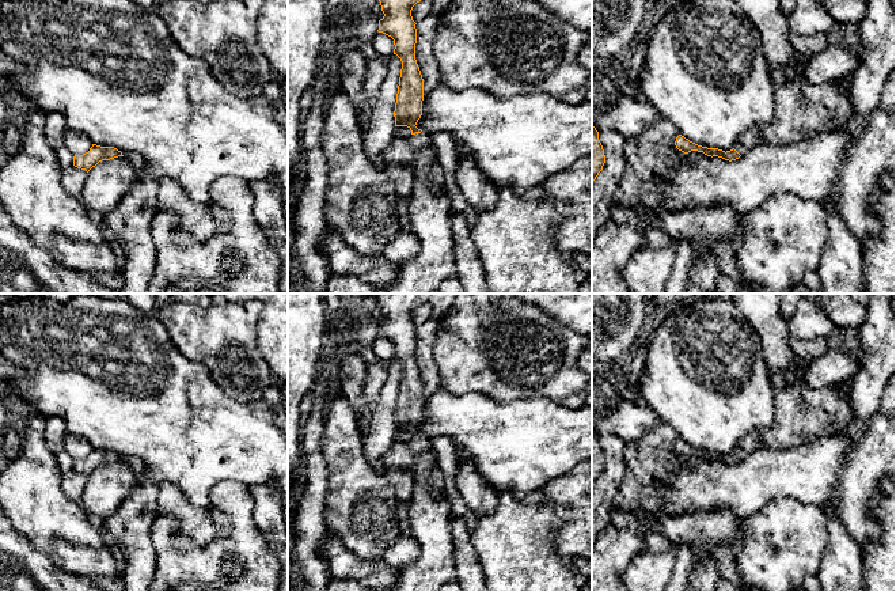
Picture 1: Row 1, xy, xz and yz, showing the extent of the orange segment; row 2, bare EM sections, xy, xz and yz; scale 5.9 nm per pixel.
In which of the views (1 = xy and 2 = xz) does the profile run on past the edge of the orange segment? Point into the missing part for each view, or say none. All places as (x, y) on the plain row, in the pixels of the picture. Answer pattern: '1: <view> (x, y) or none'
1: none
2: xz (402, 455)

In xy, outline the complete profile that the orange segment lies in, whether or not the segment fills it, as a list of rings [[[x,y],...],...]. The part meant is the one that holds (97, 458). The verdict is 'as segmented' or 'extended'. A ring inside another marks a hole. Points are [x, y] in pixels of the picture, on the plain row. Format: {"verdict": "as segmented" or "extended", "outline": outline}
{"verdict": "as segmented", "outline": [[[92,448],[88,456],[73,461],[73,470],[87,477],[102,465],[110,465],[118,461],[124,461],[121,455],[114,451],[100,451]]]}

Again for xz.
{"verdict": "extended", "outline": [[[379,293],[377,300],[384,321],[379,337],[394,344],[394,359],[402,365],[396,408],[395,431],[407,431],[411,437],[395,442],[381,456],[386,469],[407,470],[414,474],[417,456],[434,452],[430,437],[415,429],[422,420],[424,383],[415,364],[417,333],[411,321],[413,311],[429,302],[430,293]]]}

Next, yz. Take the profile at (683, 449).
{"verdict": "extended", "outline": [[[834,384],[821,390],[804,386],[777,391],[774,423],[748,432],[730,455],[698,450],[682,439],[676,442],[675,450],[684,458],[698,455],[732,466],[756,450],[789,450],[817,437],[843,435],[853,418],[850,384]]]}

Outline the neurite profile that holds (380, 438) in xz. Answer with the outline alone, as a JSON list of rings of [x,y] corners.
[[[396,359],[386,363],[388,368],[387,380],[380,391],[375,406],[368,435],[362,437],[362,451],[367,462],[376,467],[381,456],[395,443],[395,408],[402,374],[402,365]]]

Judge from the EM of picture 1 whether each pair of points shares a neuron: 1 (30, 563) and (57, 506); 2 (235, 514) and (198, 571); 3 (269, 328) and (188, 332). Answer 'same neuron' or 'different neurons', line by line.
1: different neurons
2: same neuron
3: different neurons

